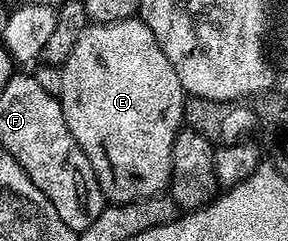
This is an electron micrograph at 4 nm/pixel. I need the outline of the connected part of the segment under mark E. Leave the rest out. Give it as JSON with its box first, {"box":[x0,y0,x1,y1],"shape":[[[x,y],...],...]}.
{"box":[58,17,186,203],"shape":[[[139,17],[127,18],[121,22],[98,22],[90,24],[78,36],[70,56],[60,67],[62,88],[58,95],[62,116],[70,136],[82,148],[94,176],[109,203],[137,202],[164,194],[172,180],[172,153],[174,140],[184,123],[186,95],[178,72],[166,60],[166,52],[158,48],[154,32],[146,28]]]}

